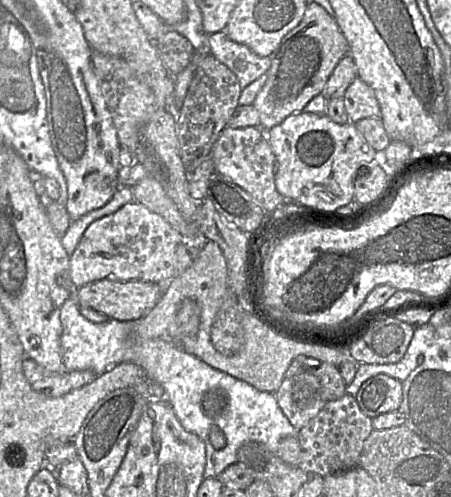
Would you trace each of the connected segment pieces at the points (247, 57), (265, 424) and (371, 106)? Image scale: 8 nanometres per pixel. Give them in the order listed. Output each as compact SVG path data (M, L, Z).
M224 31L208 35L208 52L236 75L242 89L266 74L271 65L270 57L256 55L247 46L232 41Z
M137 335L133 336L130 358L137 359L138 366L143 369L148 380L157 382L164 388L166 393L164 399L170 403L184 429L202 438L206 450L213 449L209 440L211 429L217 427L223 432L226 444L220 450L215 449L214 458L218 459L217 462L208 462L206 459L204 479L217 478L227 467L238 462L238 450L244 443L255 442L266 451L276 454L282 438L297 437L299 430L291 425L273 393L260 391L242 380L211 367L169 340L147 340Z
M359 77L349 85L342 99L351 123L365 118L380 118L381 110L373 89Z

